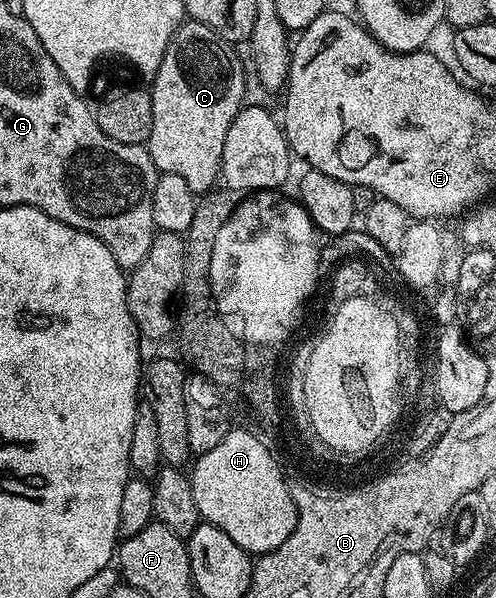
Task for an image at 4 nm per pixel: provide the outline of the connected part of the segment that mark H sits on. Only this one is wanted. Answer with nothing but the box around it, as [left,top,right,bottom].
[189,429,299,556]

